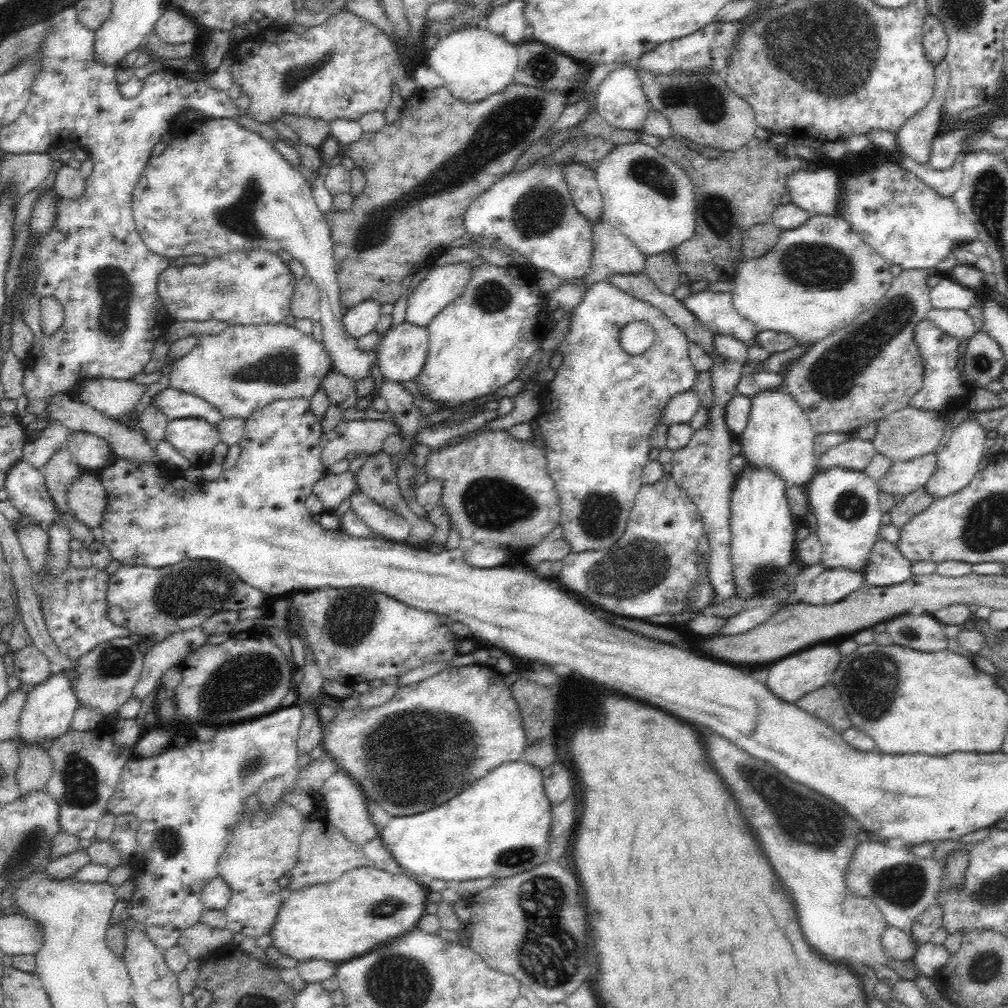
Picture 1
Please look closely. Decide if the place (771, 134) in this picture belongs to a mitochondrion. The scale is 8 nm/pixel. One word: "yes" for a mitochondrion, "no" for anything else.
no

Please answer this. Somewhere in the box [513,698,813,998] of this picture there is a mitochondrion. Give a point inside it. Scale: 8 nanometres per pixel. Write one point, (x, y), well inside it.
(551, 964)

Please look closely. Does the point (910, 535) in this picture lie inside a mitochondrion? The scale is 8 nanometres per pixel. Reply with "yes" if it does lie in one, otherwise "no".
no

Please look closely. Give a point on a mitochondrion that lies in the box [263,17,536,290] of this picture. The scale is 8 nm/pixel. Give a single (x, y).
(293, 78)

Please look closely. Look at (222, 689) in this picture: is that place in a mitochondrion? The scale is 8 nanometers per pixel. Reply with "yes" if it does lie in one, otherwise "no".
yes

